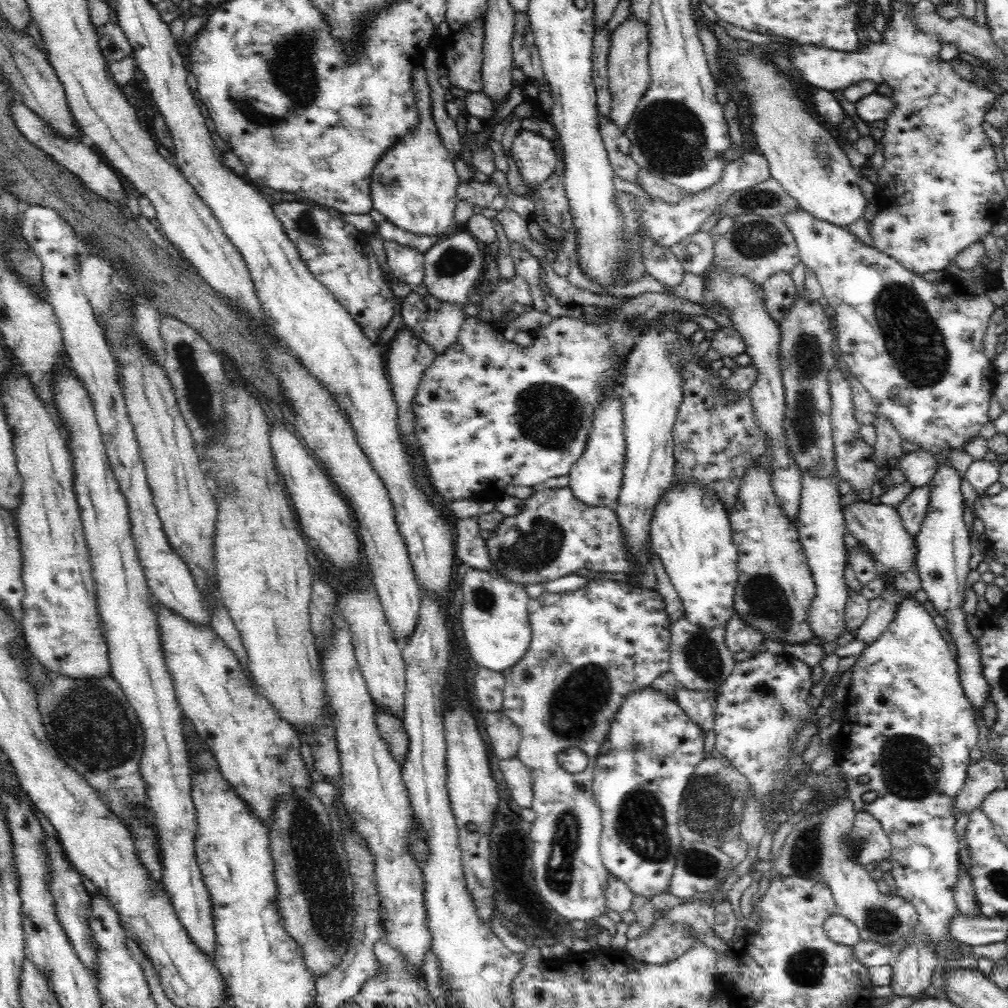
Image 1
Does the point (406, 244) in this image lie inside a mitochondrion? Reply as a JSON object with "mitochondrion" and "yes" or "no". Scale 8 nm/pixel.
{"mitochondrion":"no"}

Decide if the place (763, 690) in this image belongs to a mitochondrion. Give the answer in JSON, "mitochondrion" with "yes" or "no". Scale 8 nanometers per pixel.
{"mitochondrion":"yes"}

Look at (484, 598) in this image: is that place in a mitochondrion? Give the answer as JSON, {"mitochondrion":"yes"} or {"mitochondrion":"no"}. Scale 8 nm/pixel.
{"mitochondrion":"yes"}

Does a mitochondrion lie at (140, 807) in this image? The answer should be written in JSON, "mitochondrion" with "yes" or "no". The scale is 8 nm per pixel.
{"mitochondrion":"no"}

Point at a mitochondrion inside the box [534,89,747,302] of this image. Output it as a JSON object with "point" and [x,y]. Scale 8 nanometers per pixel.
{"point":[670,137]}

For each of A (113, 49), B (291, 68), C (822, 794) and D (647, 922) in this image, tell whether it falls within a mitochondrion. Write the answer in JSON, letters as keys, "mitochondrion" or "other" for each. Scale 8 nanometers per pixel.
{"A":"mitochondrion","B":"mitochondrion","C":"mitochondrion","D":"other"}

